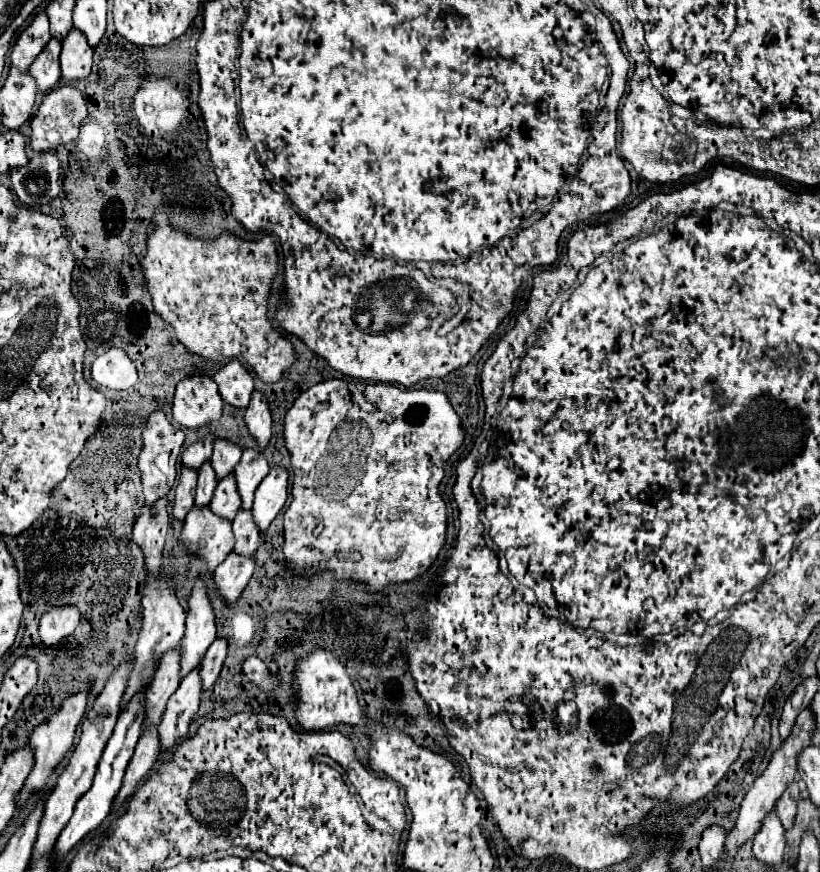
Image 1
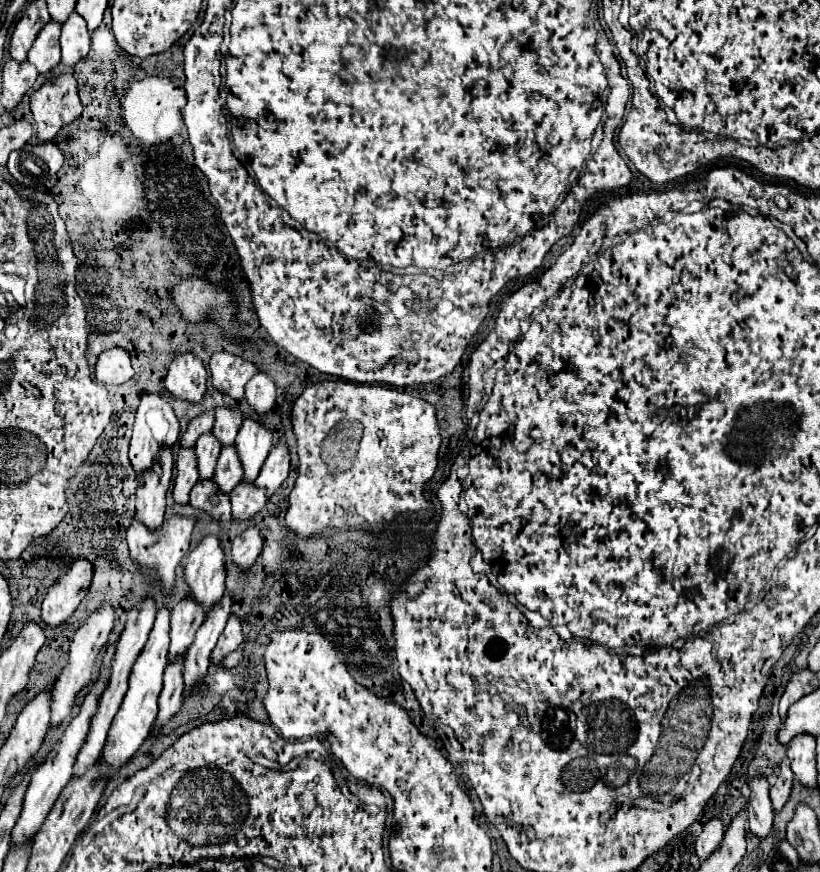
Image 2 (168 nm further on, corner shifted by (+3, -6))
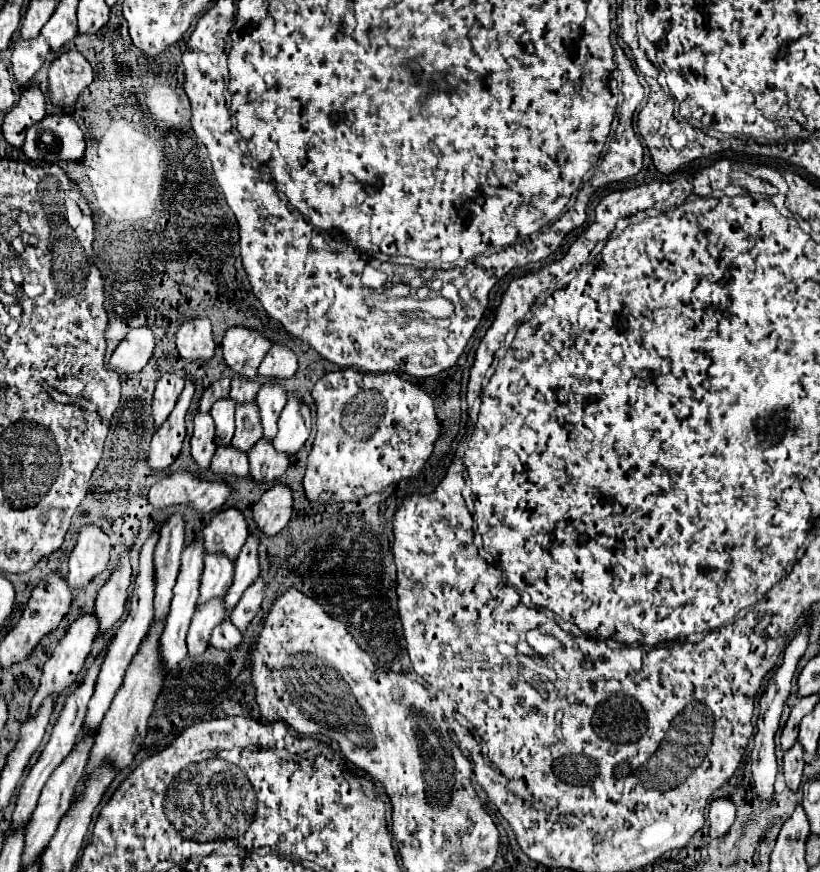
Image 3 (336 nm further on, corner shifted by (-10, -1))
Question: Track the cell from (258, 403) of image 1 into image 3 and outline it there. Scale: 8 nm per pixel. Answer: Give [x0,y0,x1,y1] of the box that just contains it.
[258,343,298,381]

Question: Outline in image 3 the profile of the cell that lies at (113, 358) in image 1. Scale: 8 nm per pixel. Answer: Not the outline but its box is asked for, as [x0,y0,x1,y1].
[108,327,154,373]

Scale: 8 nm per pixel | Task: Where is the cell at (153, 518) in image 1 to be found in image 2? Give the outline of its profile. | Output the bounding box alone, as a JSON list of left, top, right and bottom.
[137,448,173,528]

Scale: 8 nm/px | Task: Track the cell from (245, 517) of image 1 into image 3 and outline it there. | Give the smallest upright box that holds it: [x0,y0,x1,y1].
[248,439,290,485]

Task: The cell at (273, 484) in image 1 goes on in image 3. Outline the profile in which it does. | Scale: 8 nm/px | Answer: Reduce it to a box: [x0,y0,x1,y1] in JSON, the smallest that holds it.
[272,395,310,457]

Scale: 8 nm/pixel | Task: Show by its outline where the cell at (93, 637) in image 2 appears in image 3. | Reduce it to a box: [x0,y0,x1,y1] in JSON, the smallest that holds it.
[96,551,132,633]

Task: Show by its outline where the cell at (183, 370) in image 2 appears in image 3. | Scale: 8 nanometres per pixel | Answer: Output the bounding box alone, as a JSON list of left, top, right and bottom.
[176,319,216,365]

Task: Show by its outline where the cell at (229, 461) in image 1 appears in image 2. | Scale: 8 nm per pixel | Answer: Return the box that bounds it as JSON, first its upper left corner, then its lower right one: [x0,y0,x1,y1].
[213,408,243,444]

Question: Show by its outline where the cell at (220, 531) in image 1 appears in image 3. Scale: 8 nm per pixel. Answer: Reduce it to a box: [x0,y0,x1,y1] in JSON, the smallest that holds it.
[210,447,248,479]

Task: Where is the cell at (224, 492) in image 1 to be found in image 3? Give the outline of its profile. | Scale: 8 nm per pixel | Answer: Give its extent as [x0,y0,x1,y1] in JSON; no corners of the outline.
[232,403,262,453]

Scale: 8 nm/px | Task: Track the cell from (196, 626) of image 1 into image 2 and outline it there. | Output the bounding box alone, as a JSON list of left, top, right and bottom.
[185,536,225,610]

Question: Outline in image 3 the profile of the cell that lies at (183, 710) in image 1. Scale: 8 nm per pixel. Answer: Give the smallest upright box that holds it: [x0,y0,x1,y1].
[224,535,258,619]

